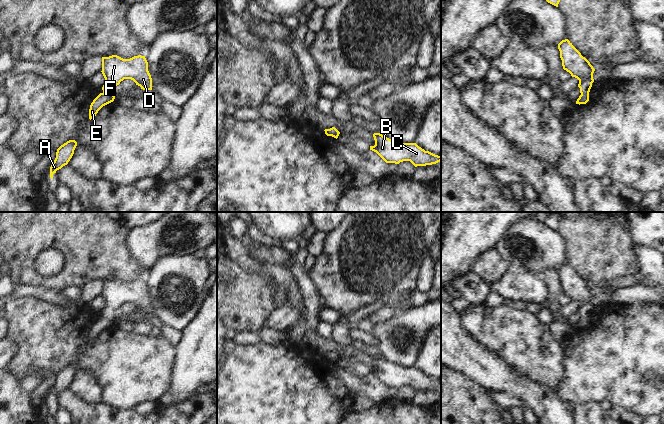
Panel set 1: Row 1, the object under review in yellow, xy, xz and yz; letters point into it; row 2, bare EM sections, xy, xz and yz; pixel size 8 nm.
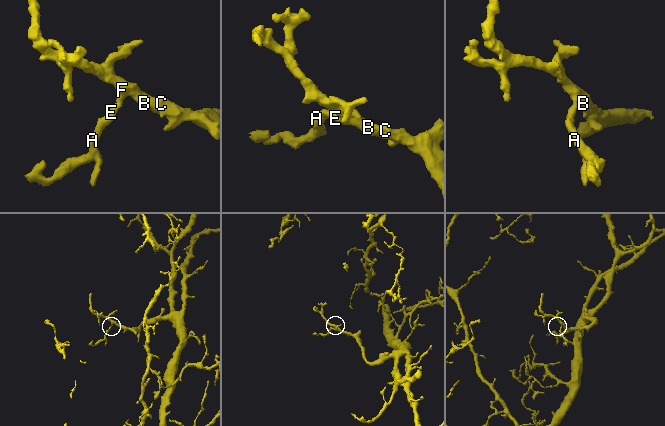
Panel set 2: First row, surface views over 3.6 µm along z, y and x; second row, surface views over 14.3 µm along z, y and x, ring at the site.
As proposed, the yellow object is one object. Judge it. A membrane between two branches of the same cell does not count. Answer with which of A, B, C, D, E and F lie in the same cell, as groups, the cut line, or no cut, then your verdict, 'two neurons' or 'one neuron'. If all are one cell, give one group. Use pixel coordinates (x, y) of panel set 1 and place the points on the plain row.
groups A B C D E F; cut none; one neuron

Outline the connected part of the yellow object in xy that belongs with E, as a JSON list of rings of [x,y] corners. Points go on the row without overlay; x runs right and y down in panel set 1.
[[[117,279],[102,281],[102,298],[105,307],[100,317],[91,327],[89,343],[91,344],[105,329],[114,325],[115,312],[124,303],[133,304],[143,314],[152,314],[152,302],[148,295],[148,286],[145,280],[134,280],[123,283]]]

